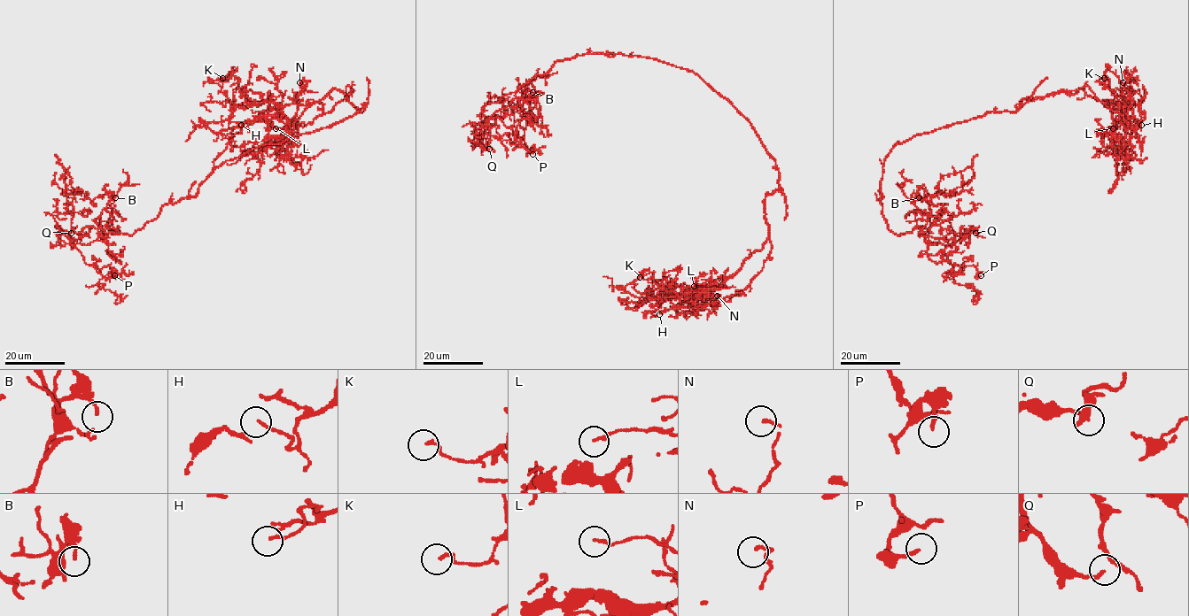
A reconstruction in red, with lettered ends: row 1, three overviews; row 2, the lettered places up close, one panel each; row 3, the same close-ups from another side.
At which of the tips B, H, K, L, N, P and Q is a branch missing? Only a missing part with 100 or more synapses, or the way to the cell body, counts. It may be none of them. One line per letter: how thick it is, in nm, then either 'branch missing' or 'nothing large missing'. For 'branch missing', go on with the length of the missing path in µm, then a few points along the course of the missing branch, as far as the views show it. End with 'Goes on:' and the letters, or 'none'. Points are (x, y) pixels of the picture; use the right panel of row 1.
B: 160 nm | nothing large missing
H: 120 nm | nothing large missing
K: 140 nm | nothing large missing
L: 130 nm | nothing large missing
N: 120 nm | nothing large missing
P: 180 nm | nothing large missing
Q: 150 nm | nothing large missing
Goes on: none

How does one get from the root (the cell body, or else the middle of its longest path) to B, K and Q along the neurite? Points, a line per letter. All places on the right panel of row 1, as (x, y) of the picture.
B: (916, 135), (897, 143), (883, 161), (881, 204), (889, 229), (912, 231), (919, 197)
K: (916, 135), (988, 112), (1015, 111), (1024, 99), (1075, 94), (1080, 88), (1107, 104), (1125, 103), (1104, 78)
Q: (916, 135), (897, 143), (883, 161), (881, 204), (888, 229), (897, 234), (919, 229), (935, 244), (975, 233)

